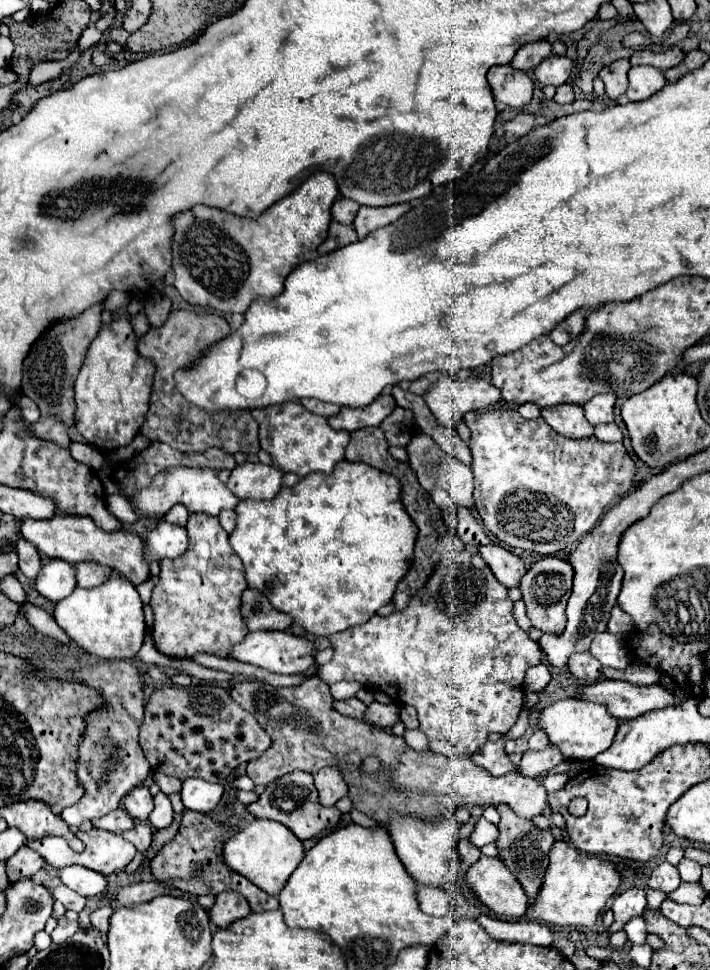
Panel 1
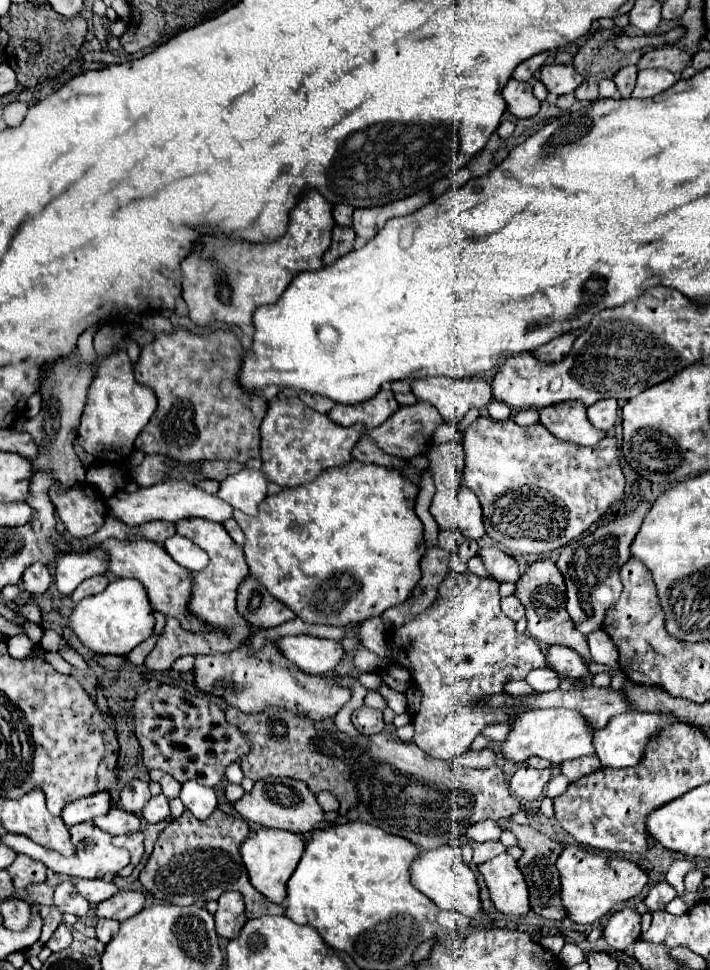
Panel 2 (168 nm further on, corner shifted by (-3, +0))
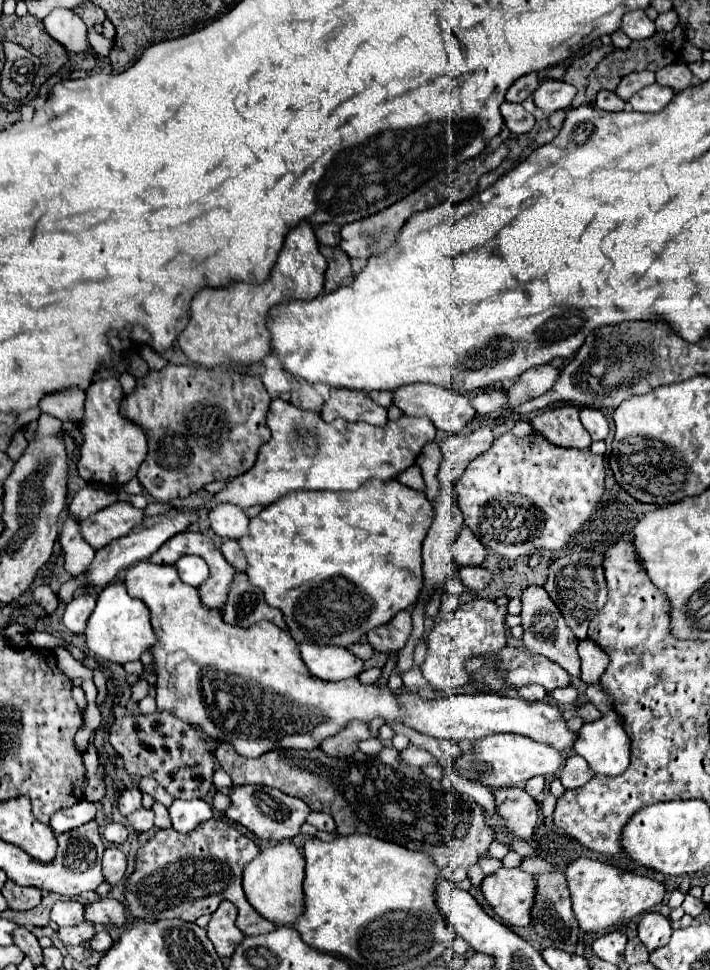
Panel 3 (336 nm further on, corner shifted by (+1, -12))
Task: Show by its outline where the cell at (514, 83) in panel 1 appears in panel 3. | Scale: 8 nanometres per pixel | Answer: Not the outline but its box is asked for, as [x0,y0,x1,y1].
[501,104,535,134]

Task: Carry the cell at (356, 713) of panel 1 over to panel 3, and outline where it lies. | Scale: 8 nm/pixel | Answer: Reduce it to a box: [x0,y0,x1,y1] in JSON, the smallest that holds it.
[127,560,577,758]

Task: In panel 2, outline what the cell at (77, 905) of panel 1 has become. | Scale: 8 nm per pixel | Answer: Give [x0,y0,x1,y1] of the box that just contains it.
[55,880,89,916]

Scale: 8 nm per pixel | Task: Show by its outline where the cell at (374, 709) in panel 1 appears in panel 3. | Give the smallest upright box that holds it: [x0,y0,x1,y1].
[321,722,371,758]

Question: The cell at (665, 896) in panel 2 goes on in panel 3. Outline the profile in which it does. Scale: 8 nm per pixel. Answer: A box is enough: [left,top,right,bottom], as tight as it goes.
[639,912,671,952]

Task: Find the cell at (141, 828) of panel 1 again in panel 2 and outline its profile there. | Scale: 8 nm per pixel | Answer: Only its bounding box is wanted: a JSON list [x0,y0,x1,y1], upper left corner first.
[113,832,145,866]

